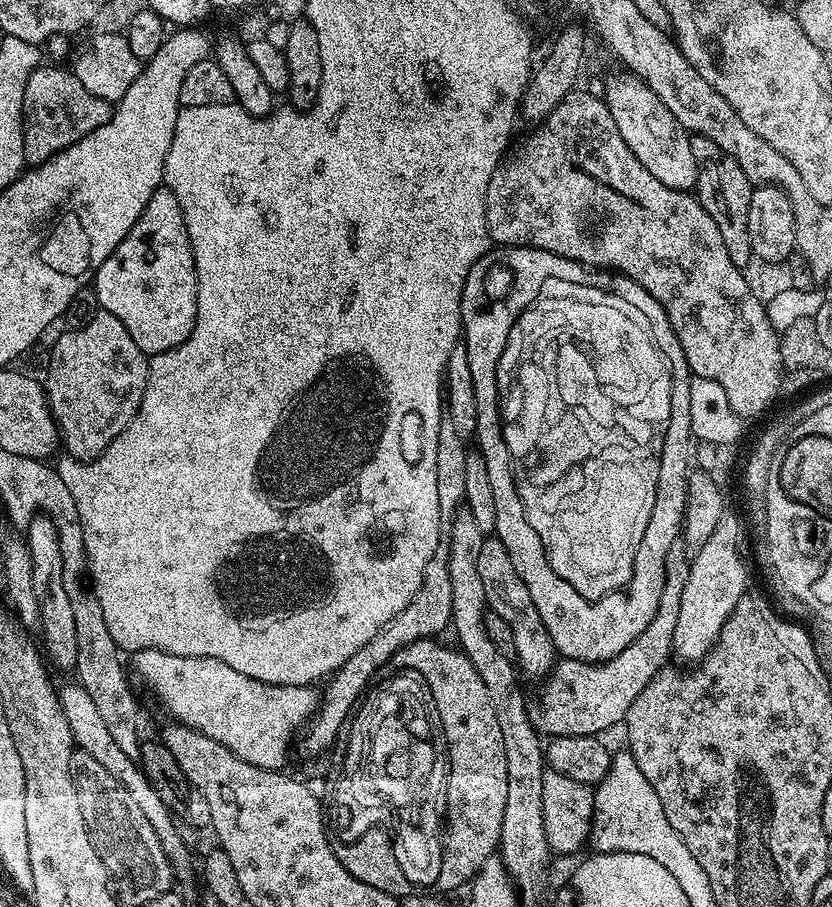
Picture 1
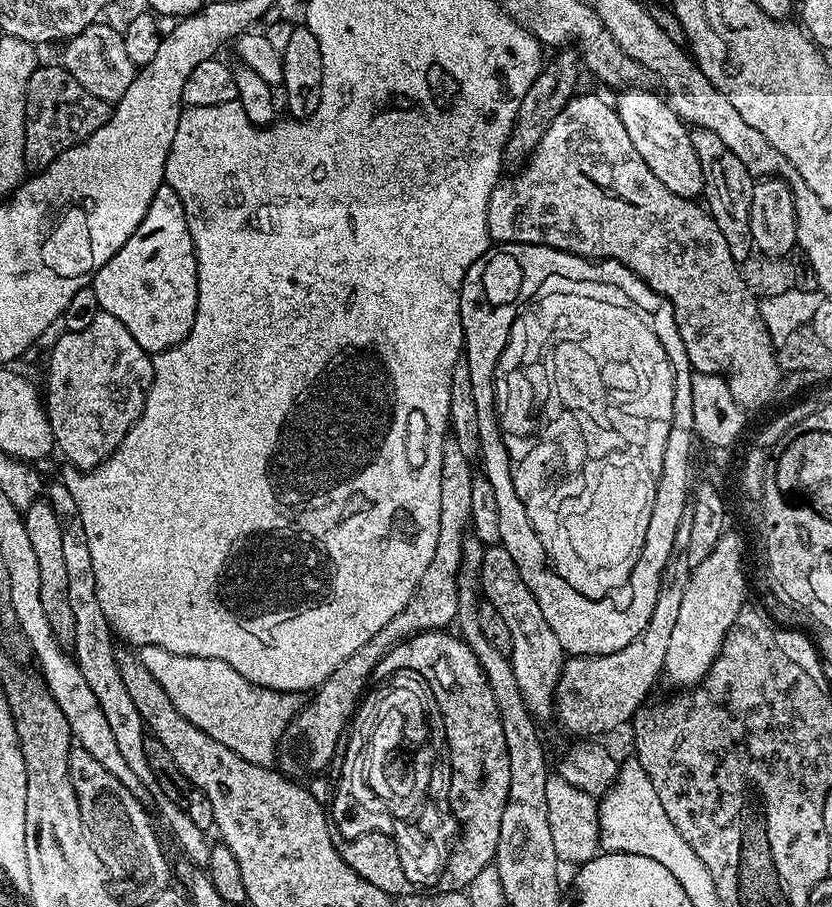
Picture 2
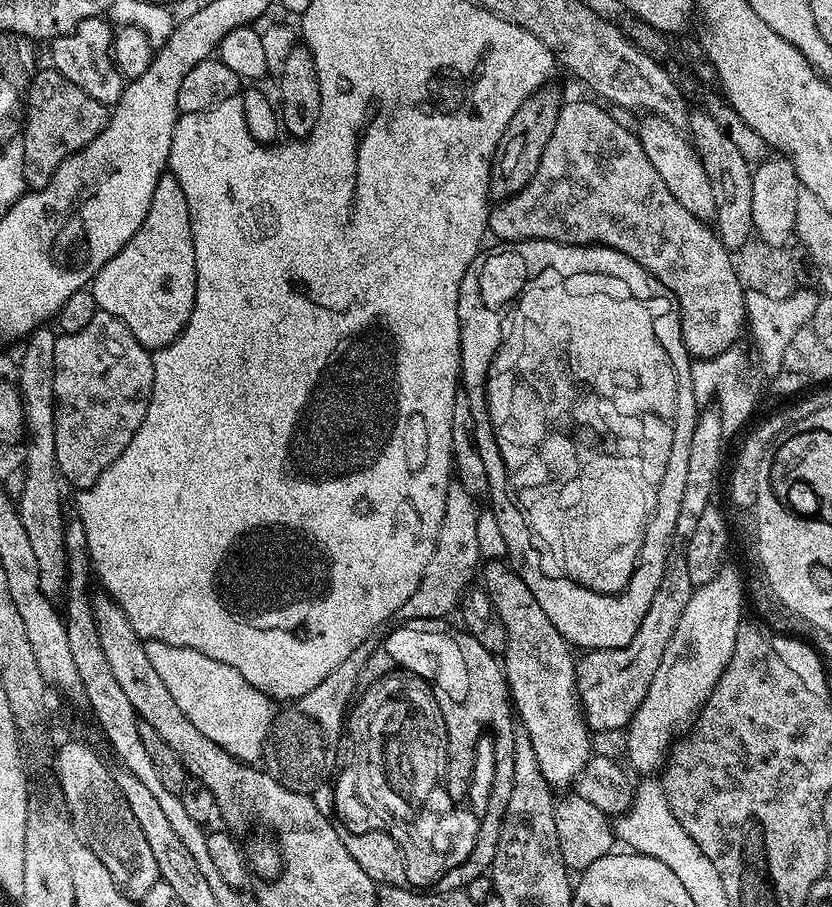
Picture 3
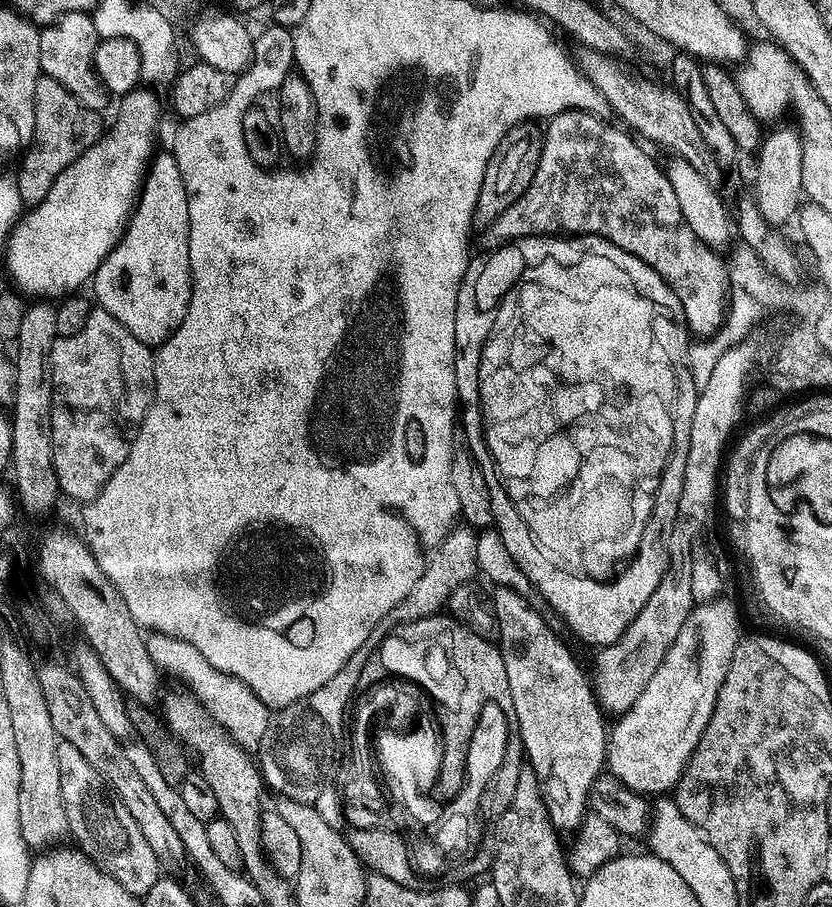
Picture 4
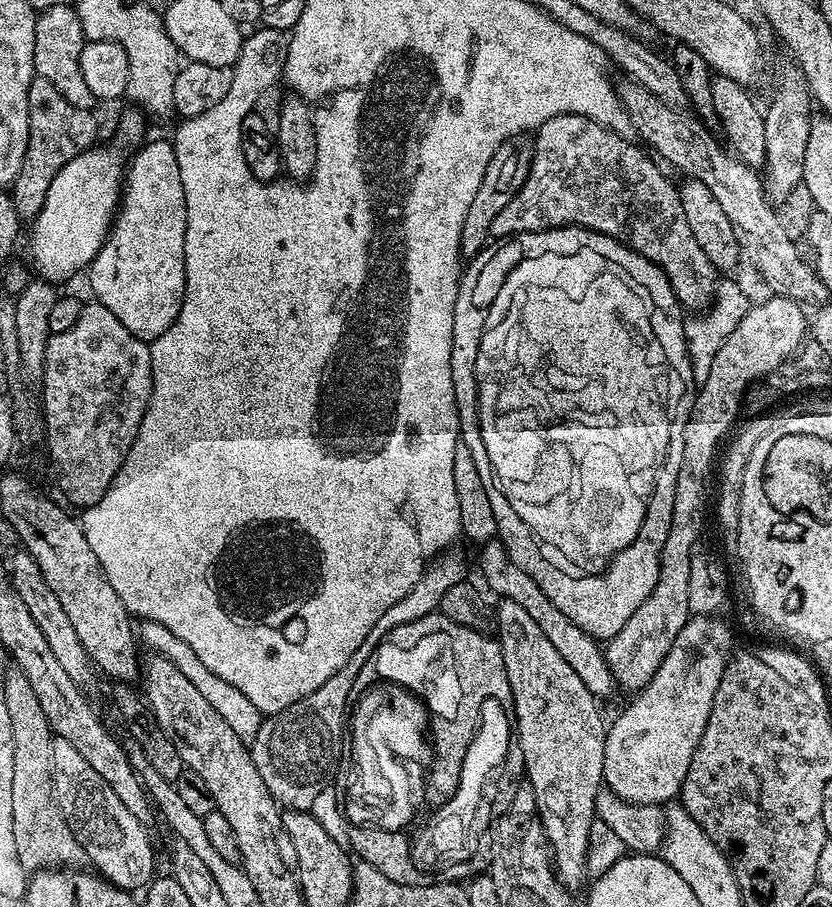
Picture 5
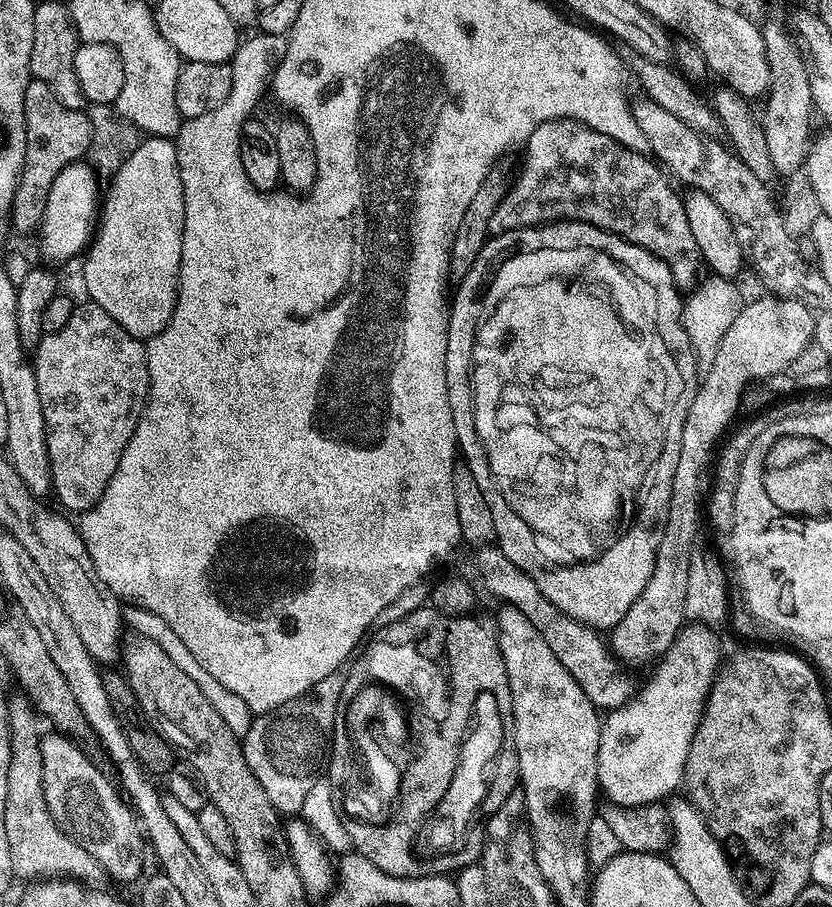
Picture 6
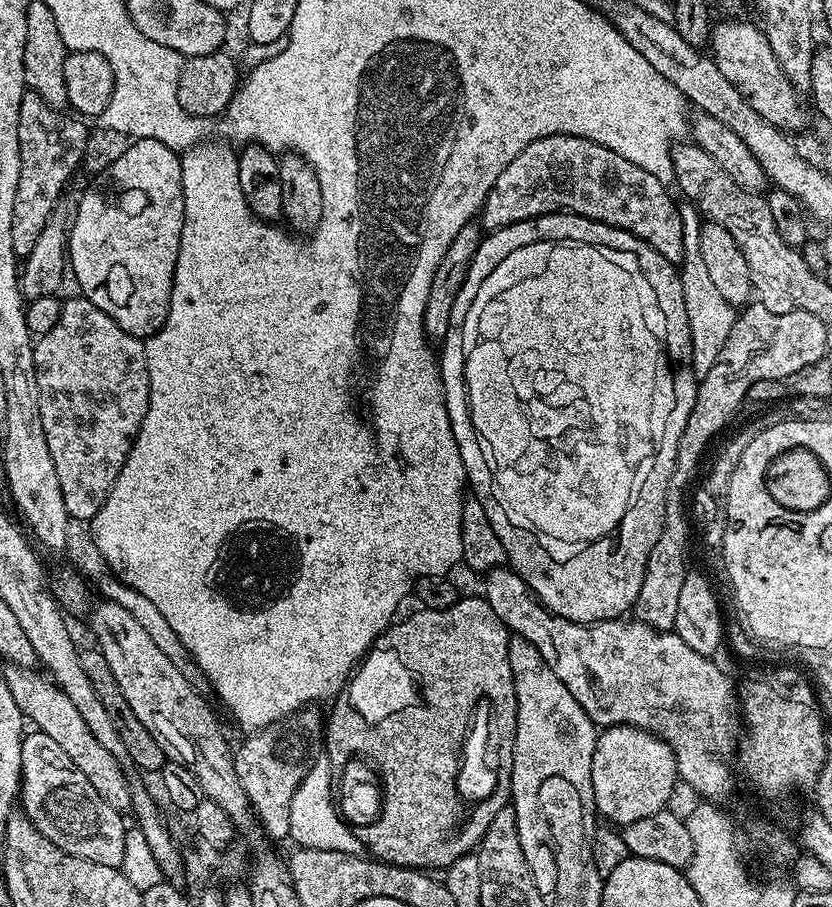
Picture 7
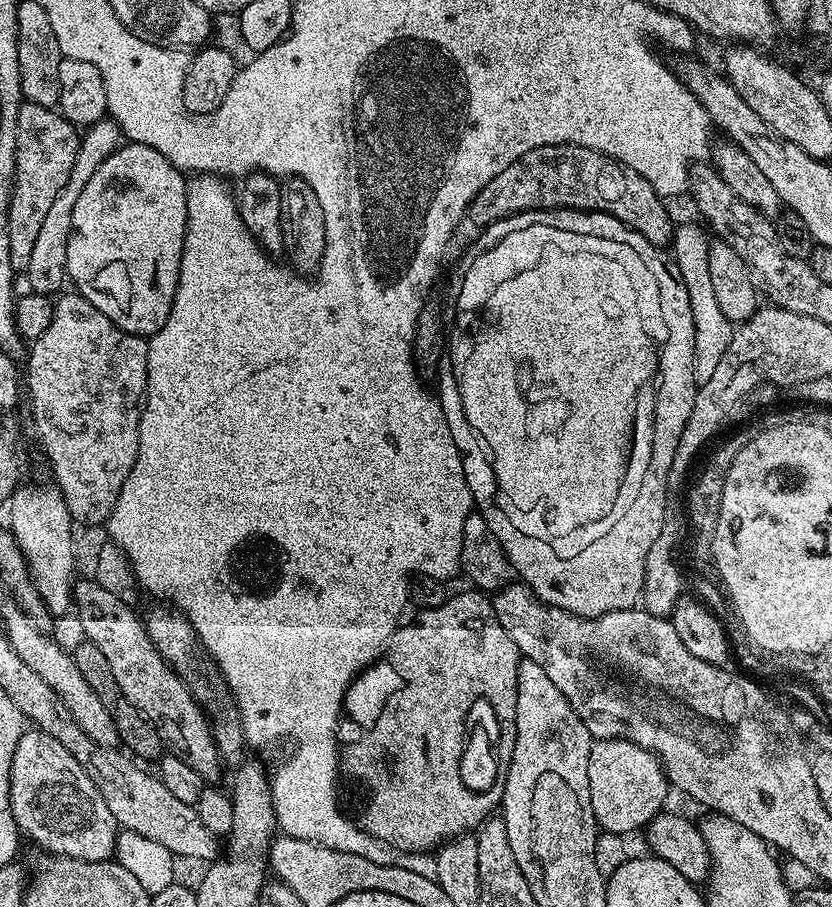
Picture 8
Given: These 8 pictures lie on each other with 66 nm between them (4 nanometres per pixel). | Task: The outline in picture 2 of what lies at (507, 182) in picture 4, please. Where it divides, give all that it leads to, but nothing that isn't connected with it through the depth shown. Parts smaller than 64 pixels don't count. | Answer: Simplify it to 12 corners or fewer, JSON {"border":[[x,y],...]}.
{"border":[[568,46],[541,67],[522,98],[504,147],[519,170],[558,110],[577,95],[579,51]]}

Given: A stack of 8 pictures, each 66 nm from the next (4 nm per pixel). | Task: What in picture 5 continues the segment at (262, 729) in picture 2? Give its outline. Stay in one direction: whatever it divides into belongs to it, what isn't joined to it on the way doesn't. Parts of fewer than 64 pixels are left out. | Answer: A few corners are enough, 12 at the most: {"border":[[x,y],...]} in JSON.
{"border":[[153,620],[138,636],[166,657],[245,742],[255,738],[262,713],[254,702]]}

